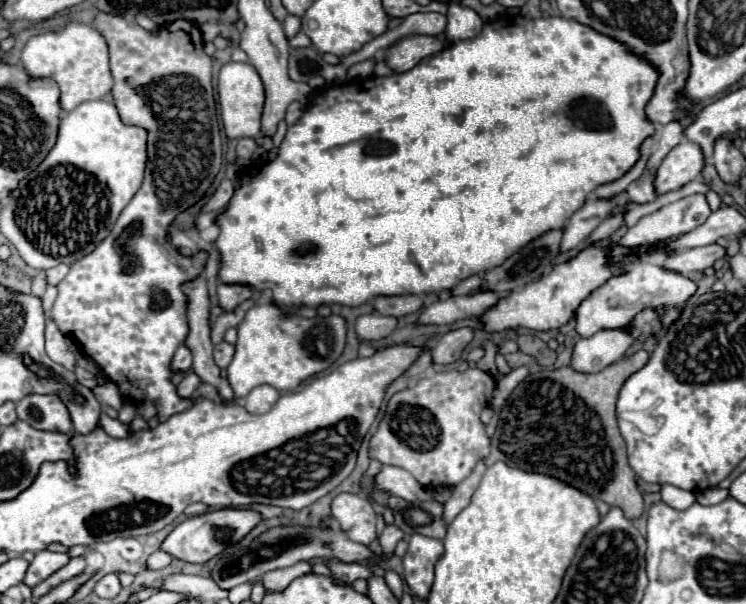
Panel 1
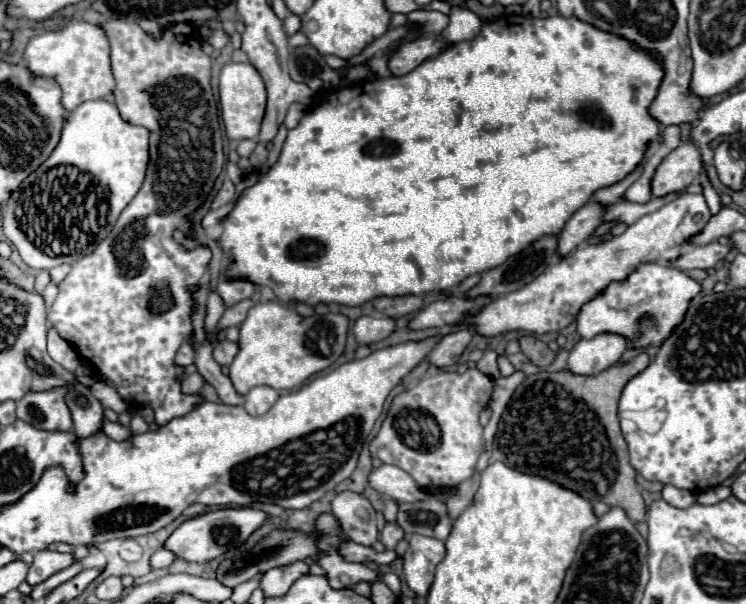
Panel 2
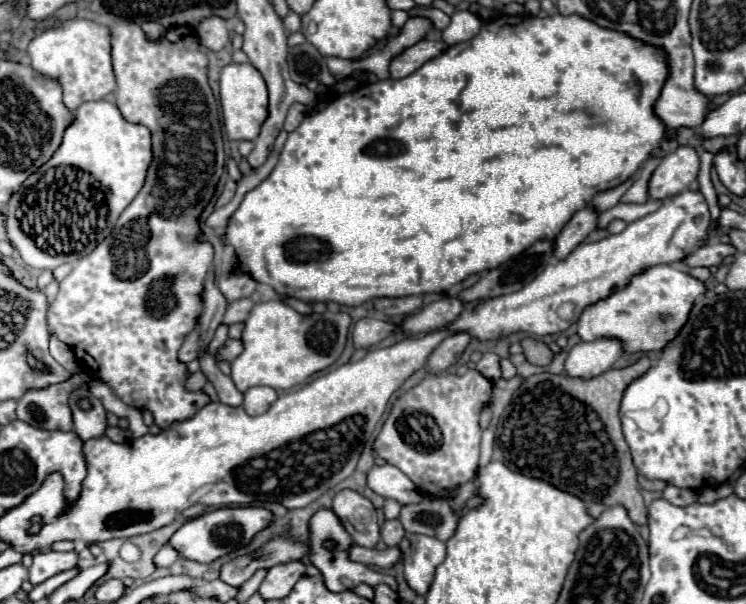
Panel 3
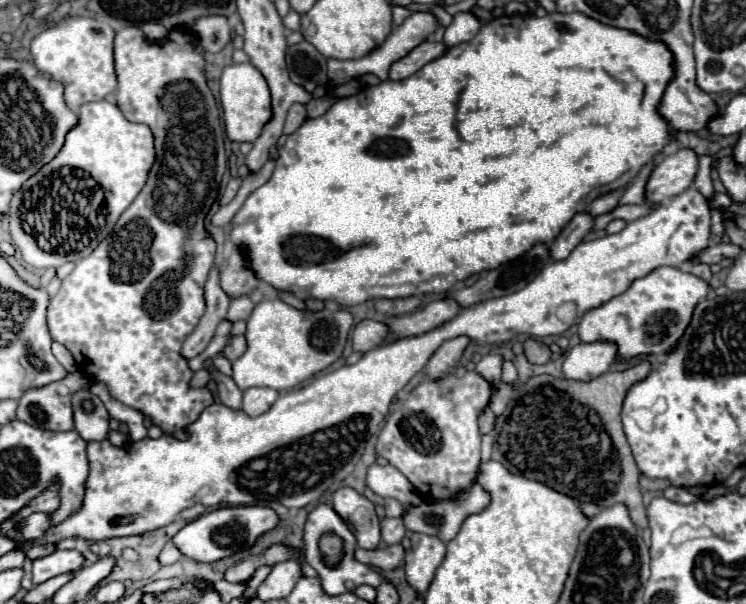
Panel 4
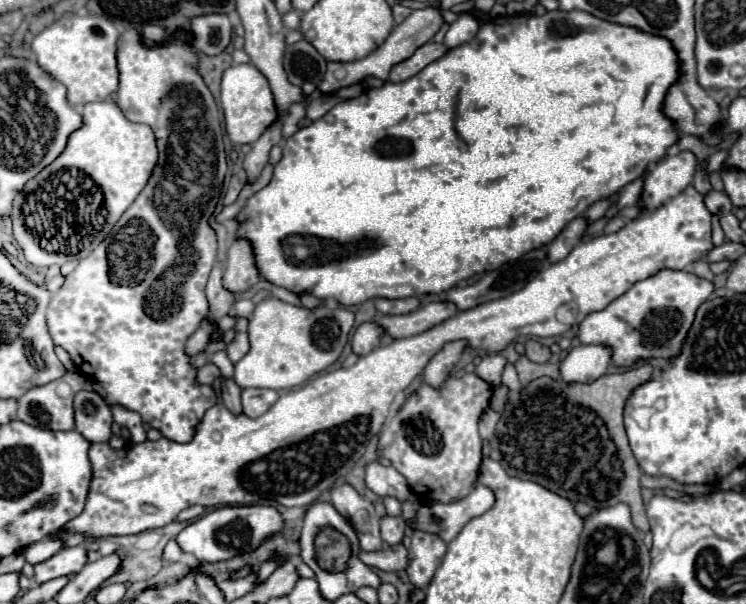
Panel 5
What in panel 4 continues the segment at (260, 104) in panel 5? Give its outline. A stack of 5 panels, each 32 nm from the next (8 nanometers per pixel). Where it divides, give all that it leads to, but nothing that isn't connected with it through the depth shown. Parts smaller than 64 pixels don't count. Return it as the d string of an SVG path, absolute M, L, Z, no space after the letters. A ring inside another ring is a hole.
M232 64L224 68L220 78L220 102L224 110L226 136L232 142L254 142L262 128L272 120L272 98L264 76L252 64Z

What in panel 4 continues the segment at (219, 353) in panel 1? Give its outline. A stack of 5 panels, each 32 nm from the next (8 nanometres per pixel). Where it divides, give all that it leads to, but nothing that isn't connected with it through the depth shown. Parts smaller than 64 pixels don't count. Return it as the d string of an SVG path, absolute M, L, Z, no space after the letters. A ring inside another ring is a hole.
M244 334L234 336L234 338L226 344L226 348L224 348L224 354L226 354L226 358L228 358L230 362L238 360L244 352L246 352L246 338L244 338Z

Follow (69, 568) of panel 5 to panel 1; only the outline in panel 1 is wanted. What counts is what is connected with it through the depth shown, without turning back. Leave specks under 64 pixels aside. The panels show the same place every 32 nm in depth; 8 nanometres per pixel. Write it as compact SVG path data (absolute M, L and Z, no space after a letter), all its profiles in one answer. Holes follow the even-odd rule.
M42 550L42 552L36 552L28 572L26 572L26 578L24 582L34 588L36 584L40 584L42 580L46 580L48 576L52 576L52 572L60 570L62 566L66 566L70 560L68 554L58 554L58 552L50 552L50 550Z

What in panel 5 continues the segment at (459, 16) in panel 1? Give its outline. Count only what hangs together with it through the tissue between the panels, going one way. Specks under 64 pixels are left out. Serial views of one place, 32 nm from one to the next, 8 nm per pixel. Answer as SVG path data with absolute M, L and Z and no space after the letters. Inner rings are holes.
M460 14L460 18L450 24L450 30L444 36L444 46L452 50L464 42L470 42L476 36L478 28L480 28L480 22L472 14Z

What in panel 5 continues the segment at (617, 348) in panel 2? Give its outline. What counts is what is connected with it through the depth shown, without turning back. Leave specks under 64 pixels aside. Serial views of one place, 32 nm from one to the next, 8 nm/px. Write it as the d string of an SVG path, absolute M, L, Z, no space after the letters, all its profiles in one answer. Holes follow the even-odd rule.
M578 346L560 364L560 378L566 384L590 384L606 374L610 352L604 346Z

